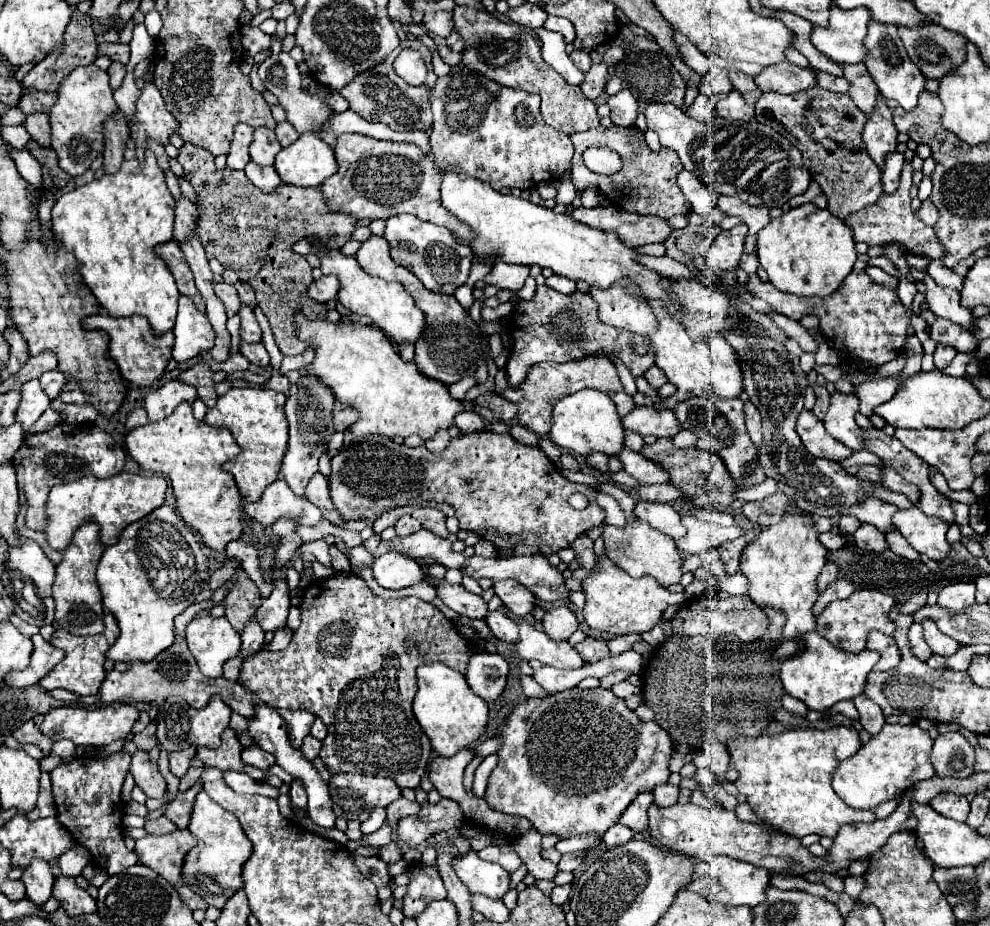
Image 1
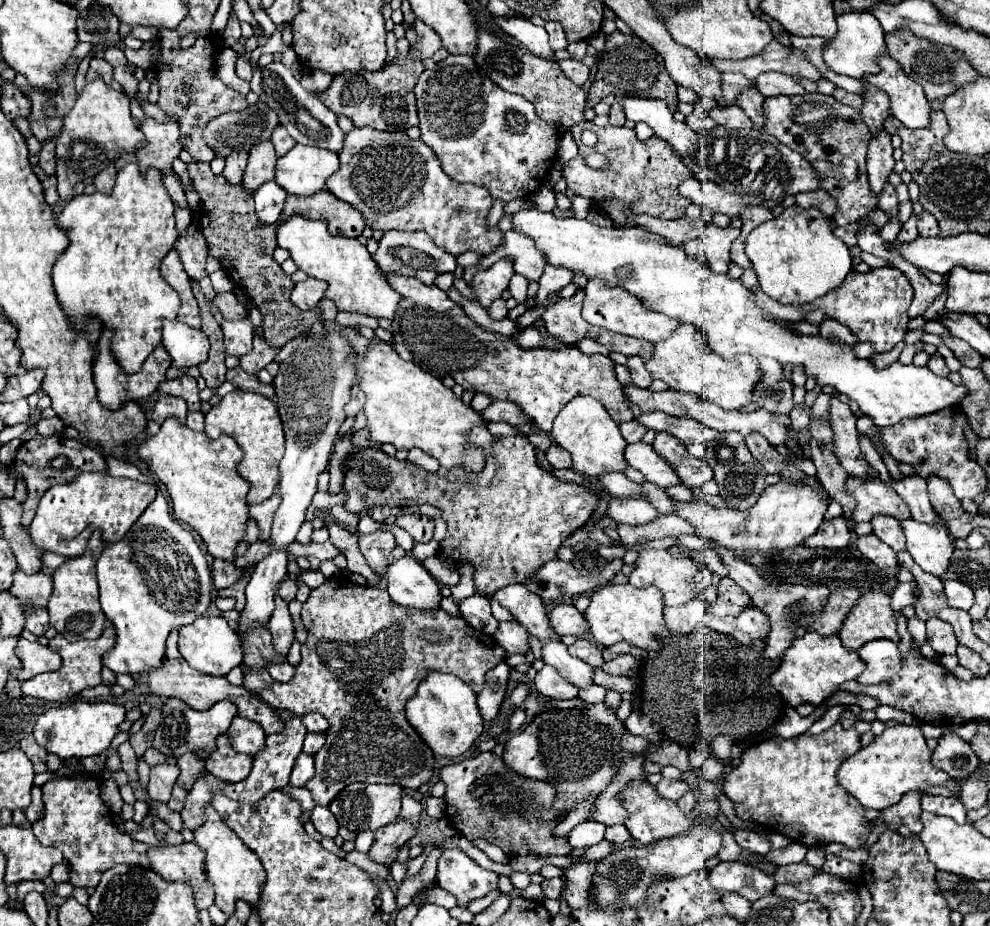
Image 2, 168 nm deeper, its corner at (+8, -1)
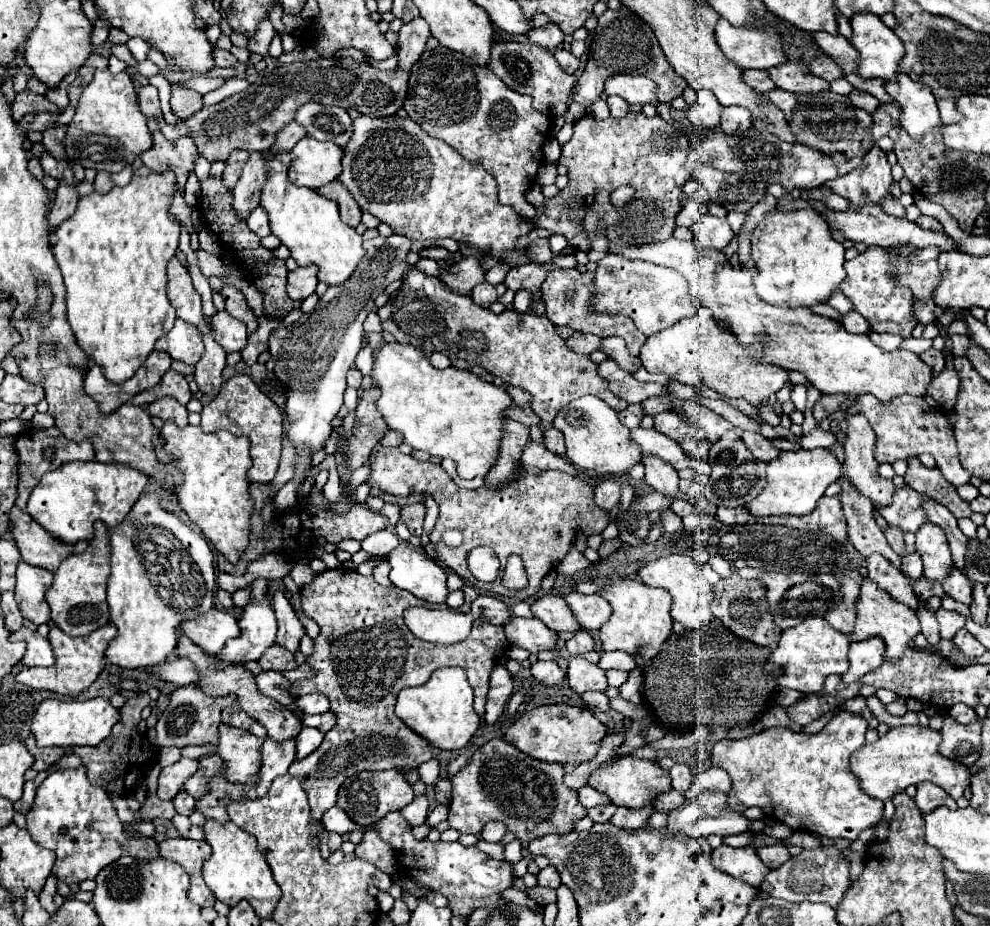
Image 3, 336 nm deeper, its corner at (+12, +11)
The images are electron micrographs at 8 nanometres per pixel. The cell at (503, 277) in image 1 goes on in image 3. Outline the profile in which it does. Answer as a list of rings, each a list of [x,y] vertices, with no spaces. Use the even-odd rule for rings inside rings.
[[[464,257],[460,263],[450,265],[440,273],[440,283],[460,295],[470,295],[478,283],[484,283],[486,271],[480,267],[478,257]]]

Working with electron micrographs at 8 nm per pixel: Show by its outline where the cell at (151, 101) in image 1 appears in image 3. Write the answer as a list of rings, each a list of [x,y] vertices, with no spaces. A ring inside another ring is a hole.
[[[154,133],[152,149],[140,155],[142,163],[152,171],[172,171],[176,175],[178,189],[184,191],[188,175],[194,171],[194,163],[198,159],[198,149],[190,137],[180,137],[178,143],[166,141],[162,133]]]

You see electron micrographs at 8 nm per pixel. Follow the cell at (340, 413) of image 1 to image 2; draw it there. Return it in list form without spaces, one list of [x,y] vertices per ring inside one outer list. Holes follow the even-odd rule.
[[[352,387],[352,395],[350,395],[350,401],[346,403],[346,417],[354,417],[364,405],[364,393],[360,391],[360,387]]]

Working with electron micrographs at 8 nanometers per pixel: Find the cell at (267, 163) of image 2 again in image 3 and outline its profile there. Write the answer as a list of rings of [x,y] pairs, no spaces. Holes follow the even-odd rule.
[[[250,153],[248,163],[244,165],[242,177],[238,185],[234,187],[234,211],[238,219],[246,221],[250,213],[258,207],[260,203],[260,187],[264,185],[266,179],[266,165],[264,165],[264,155],[262,153]]]

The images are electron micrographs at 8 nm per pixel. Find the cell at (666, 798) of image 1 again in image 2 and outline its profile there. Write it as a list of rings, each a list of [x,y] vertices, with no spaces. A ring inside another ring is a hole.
[[[662,779],[658,785],[656,785],[656,791],[660,797],[664,799],[680,799],[684,793],[690,791],[690,787],[684,783],[684,781],[670,781],[670,779]]]

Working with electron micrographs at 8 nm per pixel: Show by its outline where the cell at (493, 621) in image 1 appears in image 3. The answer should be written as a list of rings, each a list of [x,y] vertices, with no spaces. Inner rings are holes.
[[[512,617],[508,625],[504,625],[506,637],[512,645],[524,647],[530,653],[540,653],[540,651],[554,651],[558,633],[548,629],[540,619],[522,619],[522,617]]]

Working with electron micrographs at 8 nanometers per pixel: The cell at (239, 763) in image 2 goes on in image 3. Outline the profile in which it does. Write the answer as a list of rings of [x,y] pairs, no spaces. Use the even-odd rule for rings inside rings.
[[[220,725],[216,753],[224,759],[224,777],[230,783],[256,785],[262,763],[262,739],[232,725]]]

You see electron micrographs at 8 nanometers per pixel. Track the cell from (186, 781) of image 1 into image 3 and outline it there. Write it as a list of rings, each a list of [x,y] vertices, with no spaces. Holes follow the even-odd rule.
[[[186,791],[178,799],[174,799],[174,807],[180,815],[190,815],[194,811],[194,805],[196,805],[194,797],[190,797]]]

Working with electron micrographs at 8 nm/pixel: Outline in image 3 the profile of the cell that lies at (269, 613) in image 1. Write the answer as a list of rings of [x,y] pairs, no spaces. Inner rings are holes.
[[[282,591],[274,593],[272,609],[274,609],[276,621],[278,621],[278,639],[276,639],[276,643],[286,647],[292,653],[298,653],[300,651],[300,639],[306,635],[306,629],[300,623],[300,619],[296,617],[292,605],[288,603],[288,599],[284,597]]]

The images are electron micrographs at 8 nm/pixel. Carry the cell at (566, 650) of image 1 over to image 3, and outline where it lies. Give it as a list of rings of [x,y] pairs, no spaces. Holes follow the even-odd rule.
[[[572,655],[570,657],[570,665],[568,665],[568,681],[570,681],[570,687],[582,695],[586,691],[600,691],[604,693],[608,689],[608,679],[606,679],[606,673],[598,667],[598,665],[592,665],[588,663],[584,657],[576,657]]]

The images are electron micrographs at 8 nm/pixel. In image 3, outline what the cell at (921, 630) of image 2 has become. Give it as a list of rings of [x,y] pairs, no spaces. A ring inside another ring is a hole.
[[[878,553],[866,559],[866,569],[870,581],[888,591],[894,599],[900,599],[900,603],[908,603],[908,607],[916,609],[916,597],[912,593],[912,587],[908,587],[908,579],[902,575],[902,571],[896,571],[896,567],[884,561],[884,557]]]

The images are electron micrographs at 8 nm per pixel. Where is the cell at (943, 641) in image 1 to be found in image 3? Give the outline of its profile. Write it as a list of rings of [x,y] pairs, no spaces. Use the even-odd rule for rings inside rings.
[[[942,607],[936,611],[936,617],[938,617],[938,623],[940,623],[940,637],[942,639],[952,639],[954,633],[958,629],[962,629],[964,623],[966,623],[964,615],[960,615],[958,611],[946,611]]]

